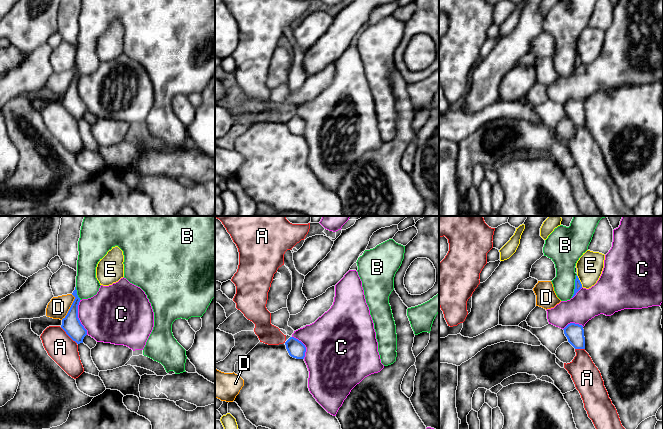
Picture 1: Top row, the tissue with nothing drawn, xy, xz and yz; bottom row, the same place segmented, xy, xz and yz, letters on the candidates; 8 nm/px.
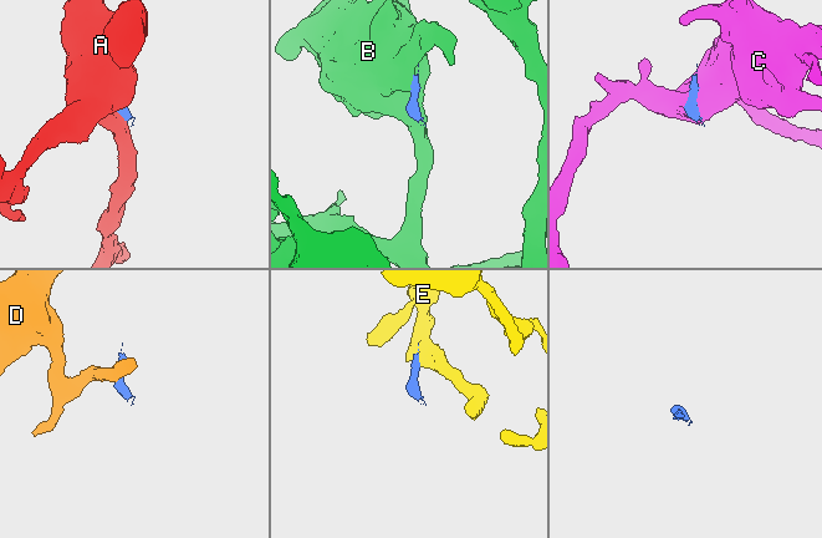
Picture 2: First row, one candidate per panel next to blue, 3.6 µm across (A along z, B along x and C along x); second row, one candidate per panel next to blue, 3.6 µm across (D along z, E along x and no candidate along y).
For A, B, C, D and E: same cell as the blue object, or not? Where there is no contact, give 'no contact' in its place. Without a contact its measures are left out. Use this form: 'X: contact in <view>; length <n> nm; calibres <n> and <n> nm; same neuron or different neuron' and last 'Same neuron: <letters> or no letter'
A: contact in xy; length 190 nm; calibres 150 and 220 nm; different neuron
B: contact in yz; length 200 nm; calibres 60 and 200 nm; different neuron
C: contact in xy; length 280 nm; calibres 150 and 400 nm; different neuron
D: contact in xy; length 220 nm; calibres 150 and 170 nm; different neuron
E: contact in yz; length 110 nm; calibres 60 and 220 nm; different neuron
Same neuron: no letter

